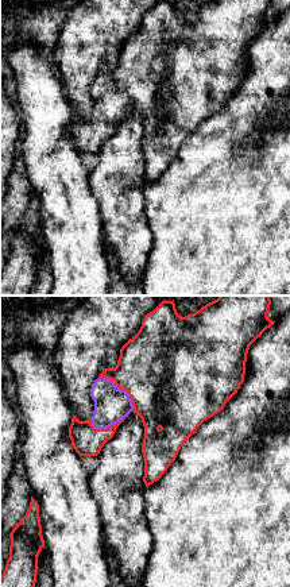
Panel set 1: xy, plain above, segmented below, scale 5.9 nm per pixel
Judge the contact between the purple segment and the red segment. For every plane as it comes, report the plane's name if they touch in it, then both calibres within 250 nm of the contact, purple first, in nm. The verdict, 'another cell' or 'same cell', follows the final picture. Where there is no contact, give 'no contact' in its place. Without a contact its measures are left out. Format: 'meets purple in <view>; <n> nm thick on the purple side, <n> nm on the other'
meets purple in xy; 200 nm thick on the purple side, 440 nm on the other

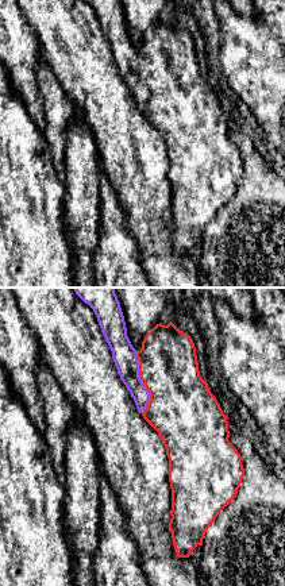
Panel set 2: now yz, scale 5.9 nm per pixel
meets purple in yz; 140 nm thick on the purple side, 360 nm on the other

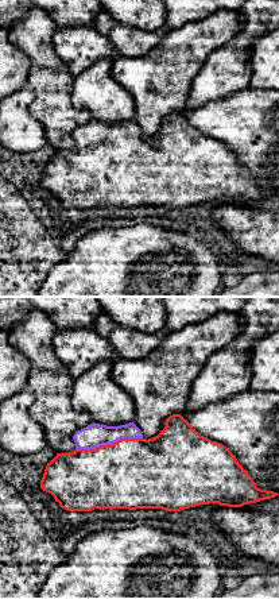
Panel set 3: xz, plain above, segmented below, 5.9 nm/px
meets purple in xz; 140 nm thick on the purple side, 420 nm on the other

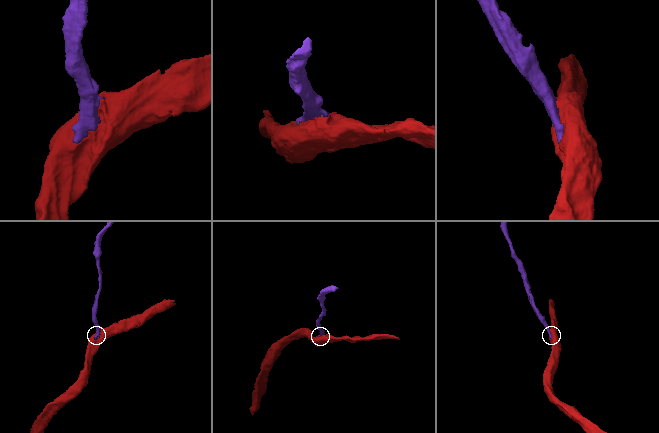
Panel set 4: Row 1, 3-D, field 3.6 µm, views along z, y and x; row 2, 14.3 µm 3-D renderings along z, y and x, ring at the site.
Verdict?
same cell

